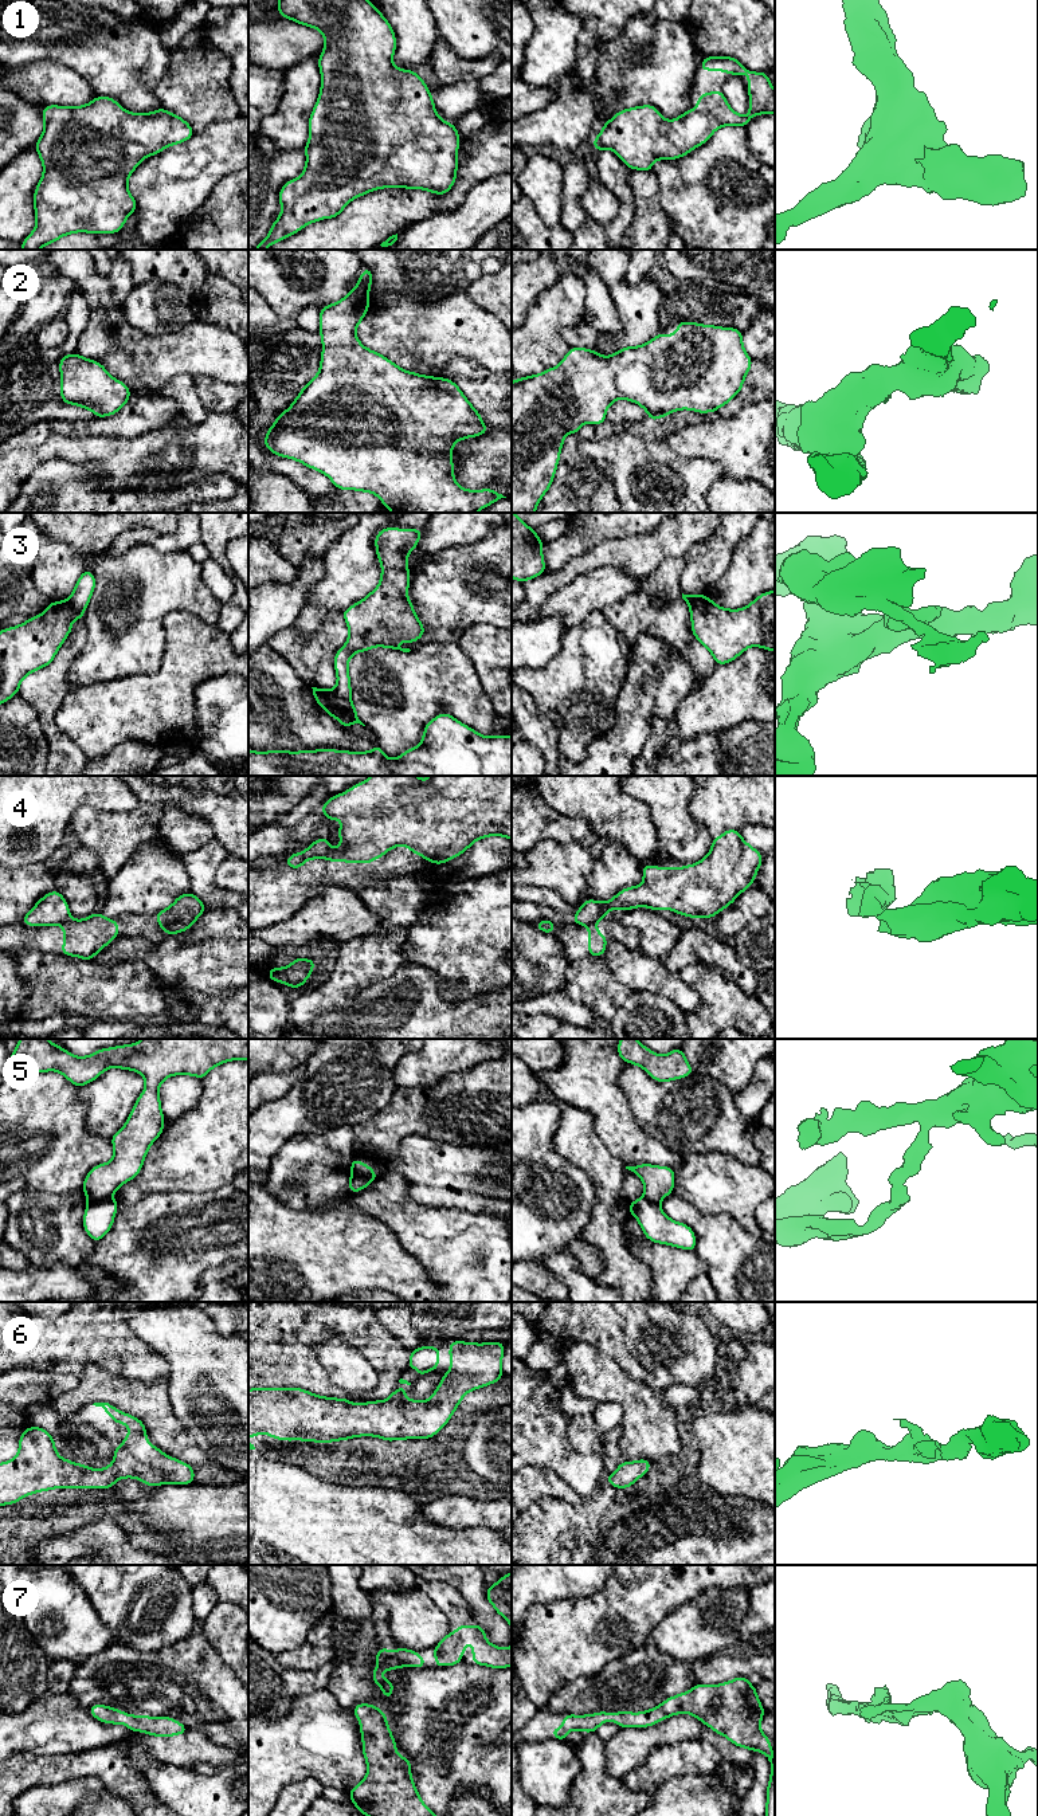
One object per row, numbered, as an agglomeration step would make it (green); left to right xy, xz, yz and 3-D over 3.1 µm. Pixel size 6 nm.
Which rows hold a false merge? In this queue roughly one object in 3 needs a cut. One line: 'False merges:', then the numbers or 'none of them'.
False merges: 3, 4, 5

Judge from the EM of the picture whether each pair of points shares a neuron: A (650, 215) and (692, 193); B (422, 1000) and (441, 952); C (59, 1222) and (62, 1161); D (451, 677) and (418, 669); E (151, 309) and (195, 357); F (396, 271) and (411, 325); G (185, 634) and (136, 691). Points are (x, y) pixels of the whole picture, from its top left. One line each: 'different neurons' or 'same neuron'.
A: different neurons
B: different neurons
C: different neurons
D: same neuron
E: different neurons
F: different neurons
G: same neuron

